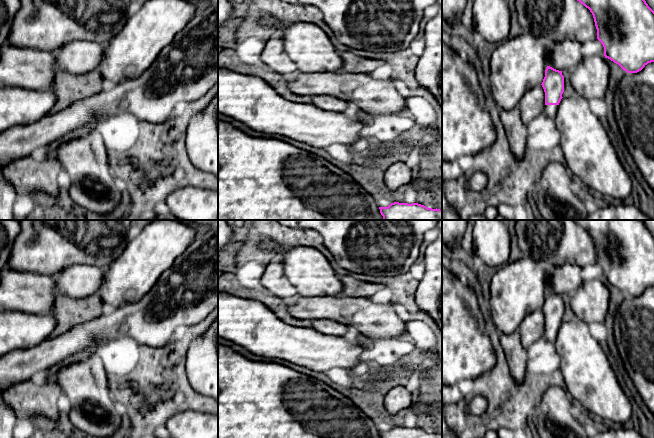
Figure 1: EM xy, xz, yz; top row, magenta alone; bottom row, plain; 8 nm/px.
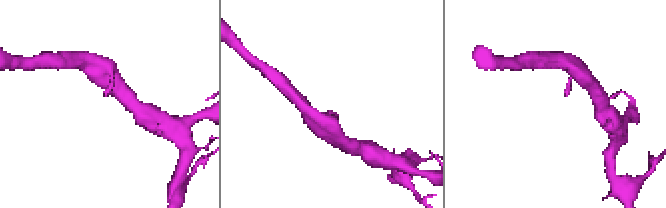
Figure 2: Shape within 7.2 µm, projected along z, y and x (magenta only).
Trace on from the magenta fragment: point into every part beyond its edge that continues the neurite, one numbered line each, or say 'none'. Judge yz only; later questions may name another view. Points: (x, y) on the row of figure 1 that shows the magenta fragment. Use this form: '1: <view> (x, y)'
1: yz (550, 111)

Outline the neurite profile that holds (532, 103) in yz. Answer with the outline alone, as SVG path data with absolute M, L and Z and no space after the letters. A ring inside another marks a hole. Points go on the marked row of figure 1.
M542 85L527 90L518 102L518 110L524 124L528 125L541 115L545 108L545 92Z

